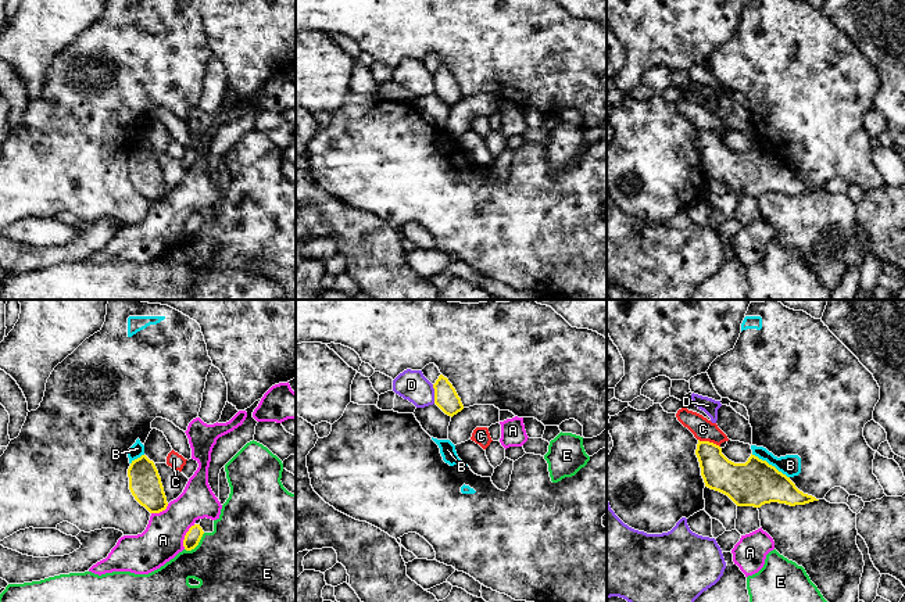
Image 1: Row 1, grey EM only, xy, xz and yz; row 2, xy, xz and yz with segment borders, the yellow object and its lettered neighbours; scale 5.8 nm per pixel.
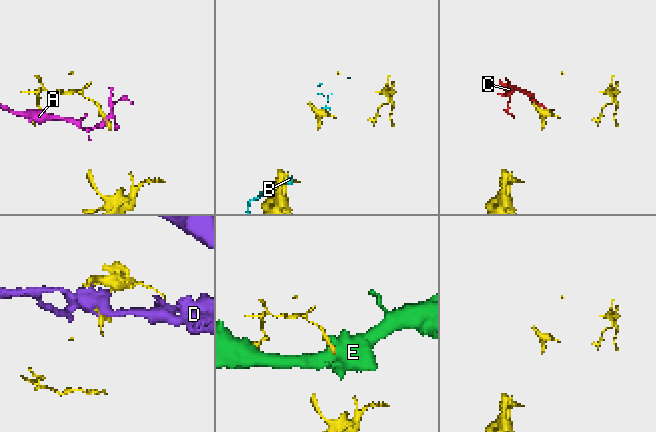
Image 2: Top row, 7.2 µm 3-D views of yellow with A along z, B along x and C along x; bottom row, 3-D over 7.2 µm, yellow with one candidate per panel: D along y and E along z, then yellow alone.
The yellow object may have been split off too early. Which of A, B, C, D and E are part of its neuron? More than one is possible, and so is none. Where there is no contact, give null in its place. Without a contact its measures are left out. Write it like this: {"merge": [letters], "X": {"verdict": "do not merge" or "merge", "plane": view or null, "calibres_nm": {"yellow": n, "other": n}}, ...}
{"merge": [], "A": {"verdict": "do not merge", "plane": "xy", "calibres_nm": {"yellow": 90, "other": 240}}, "B": {"verdict": "do not merge", "plane": "yz", "calibres_nm": {"yellow": 260, "other": 130}}, "C": {"verdict": "do not merge", "plane": "yz", "calibres_nm": {"yellow": 200, "other": 130}}, "D": {"verdict": "do not merge", "plane": "xz", "calibres_nm": {"yellow": 140, "other": 180}}, "E": {"verdict": "do not merge", "plane": "xy", "calibres_nm": {"yellow": 90, "other": 460}}}

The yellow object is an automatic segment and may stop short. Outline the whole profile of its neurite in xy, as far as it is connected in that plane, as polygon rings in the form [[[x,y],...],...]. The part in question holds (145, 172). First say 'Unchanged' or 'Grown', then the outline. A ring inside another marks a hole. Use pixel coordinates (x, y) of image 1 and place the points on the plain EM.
Unchanged. [[[146,144],[132,150],[128,166],[132,184],[150,203],[160,203],[167,198],[167,186],[153,150]]]

